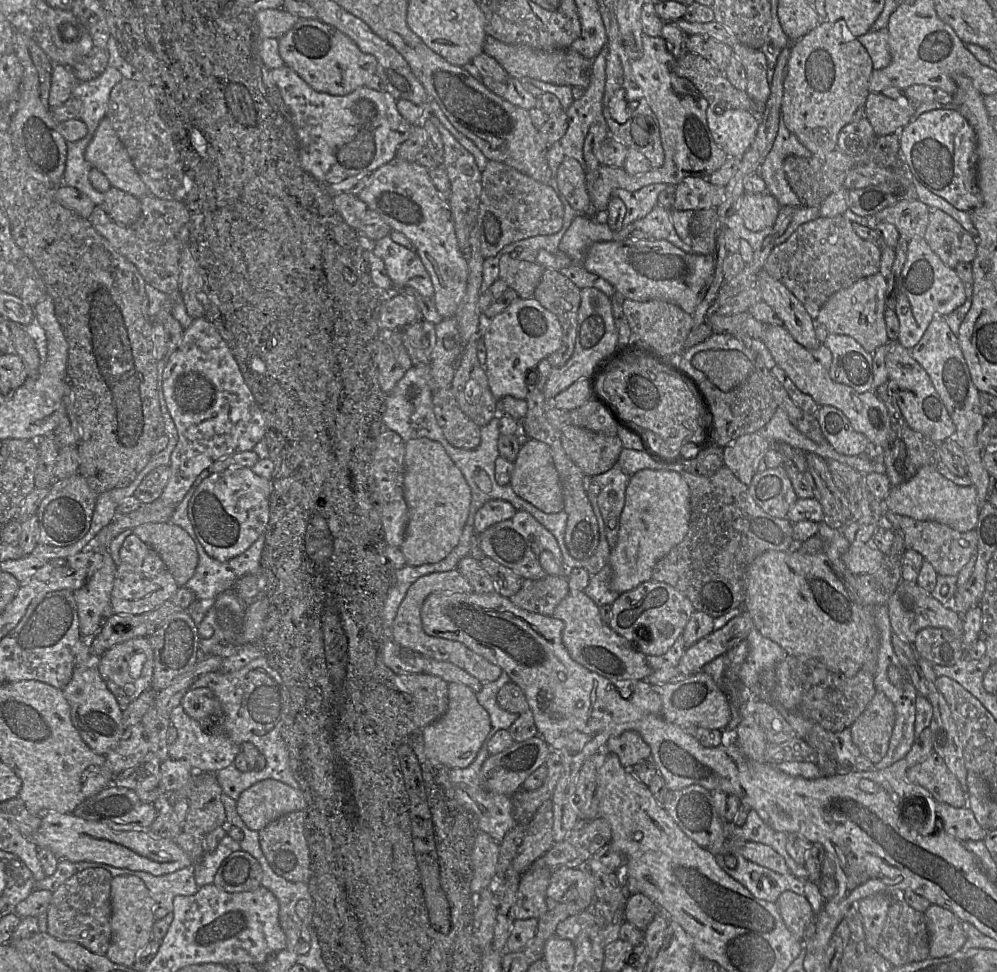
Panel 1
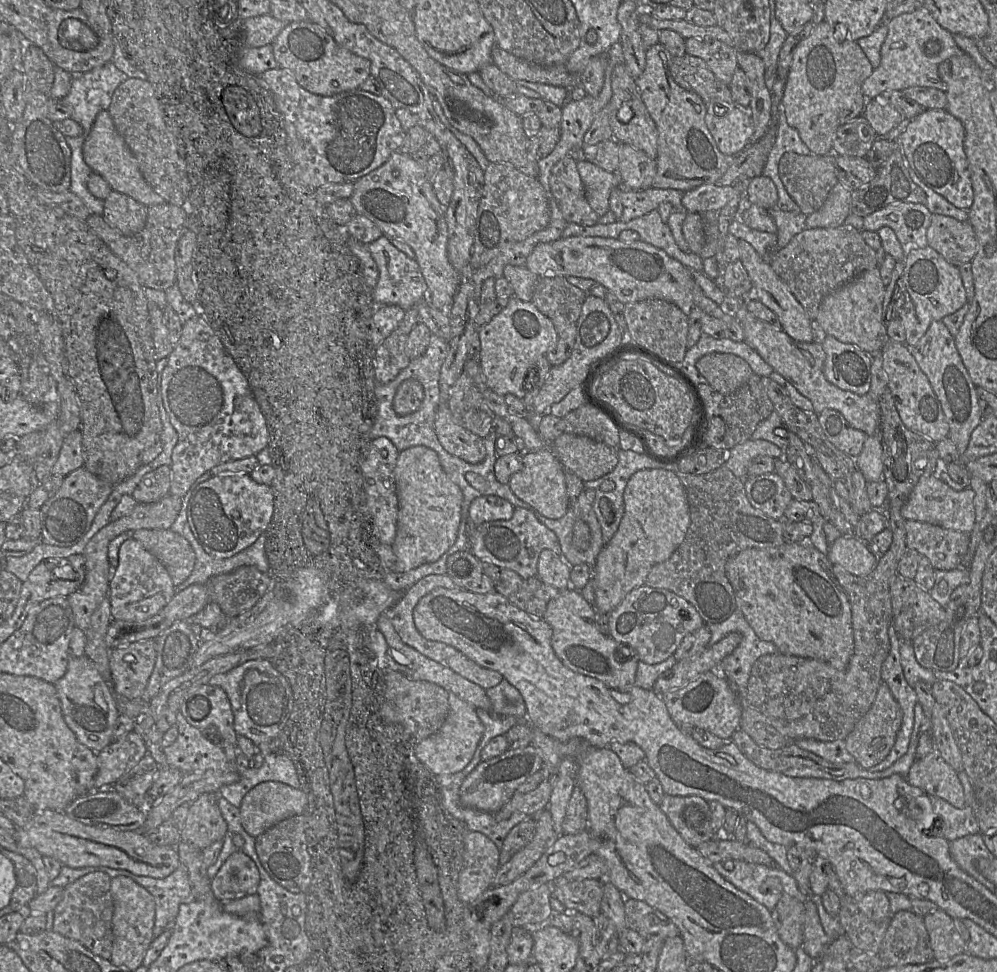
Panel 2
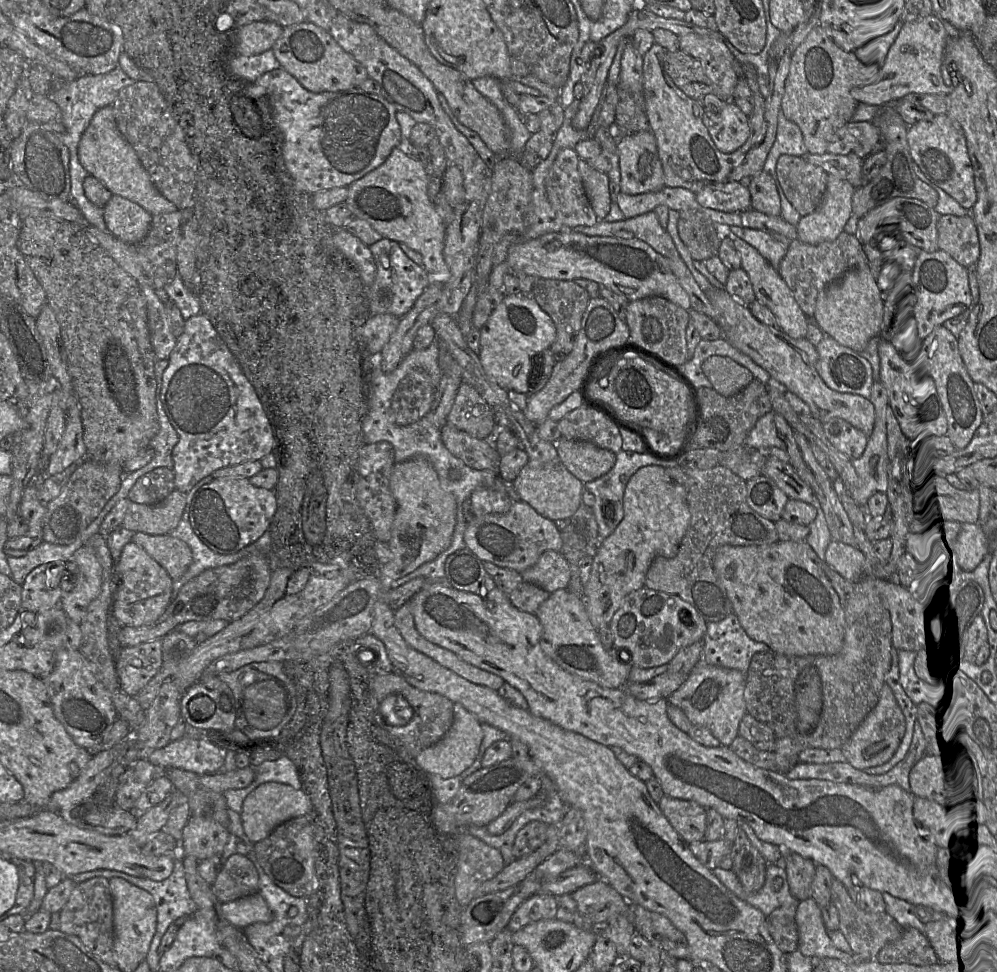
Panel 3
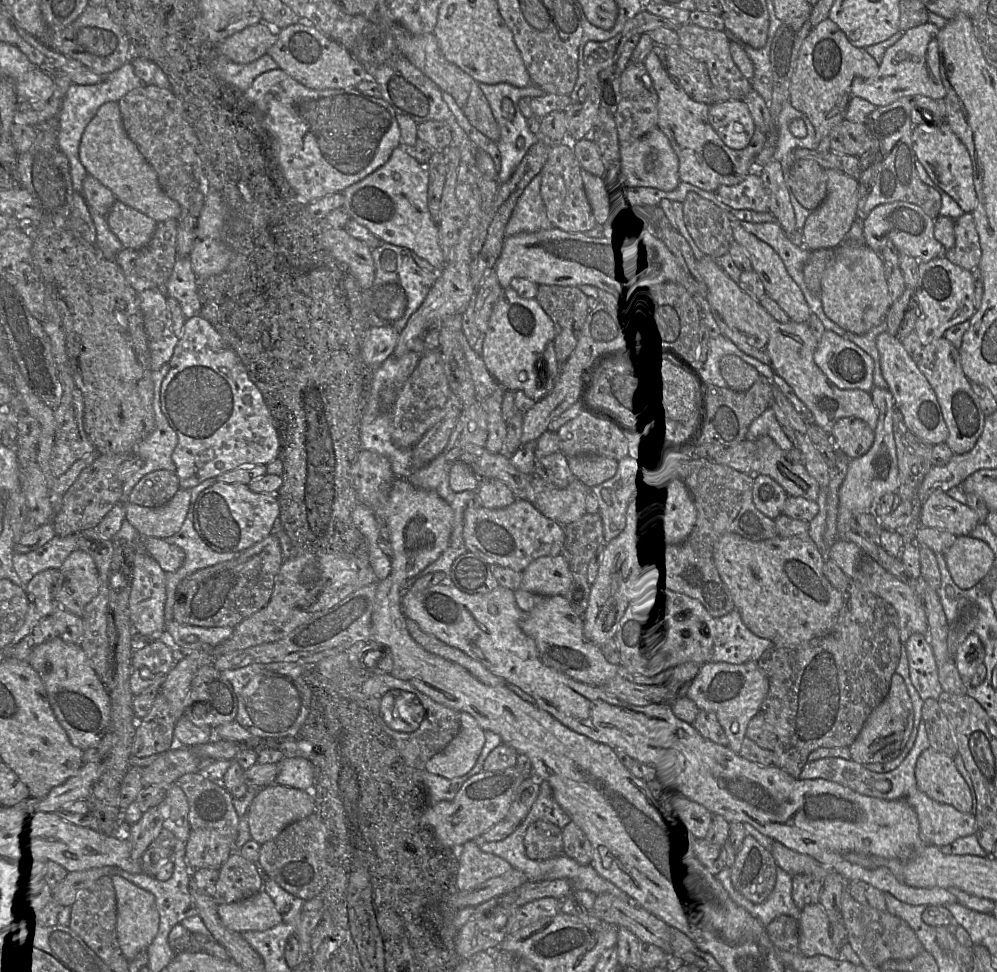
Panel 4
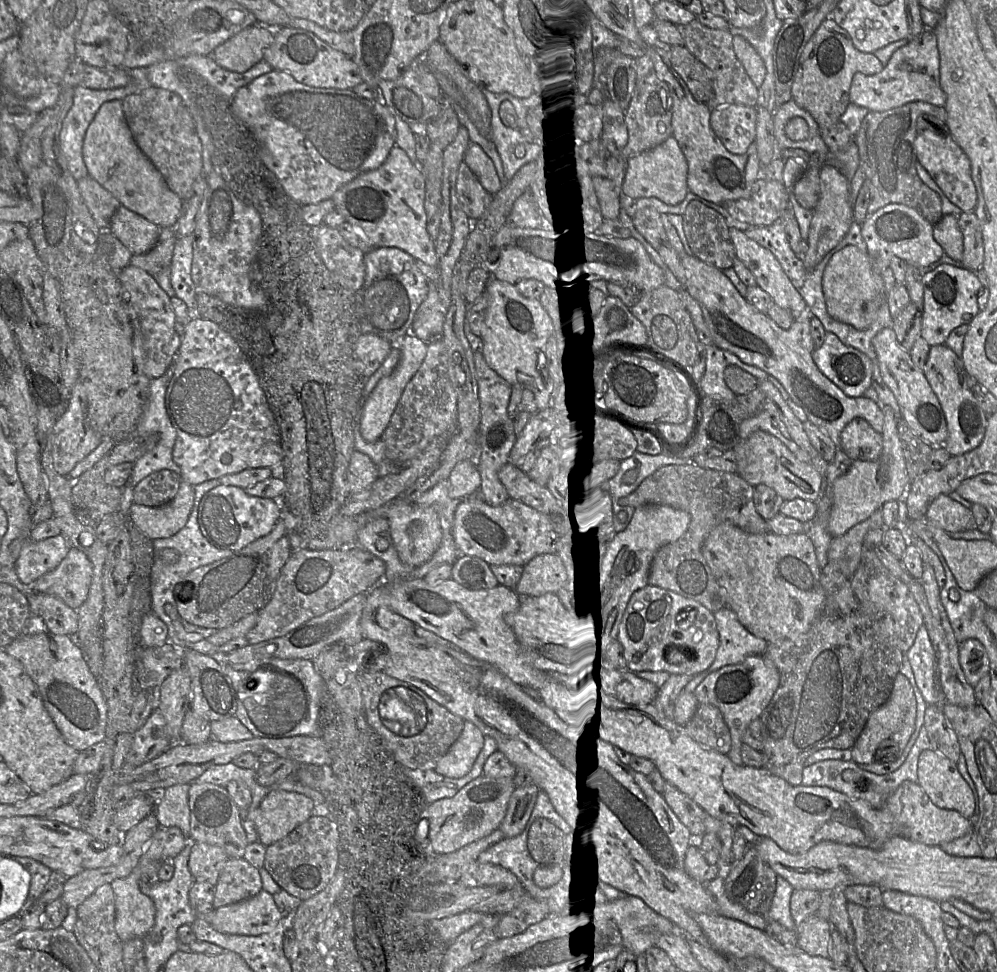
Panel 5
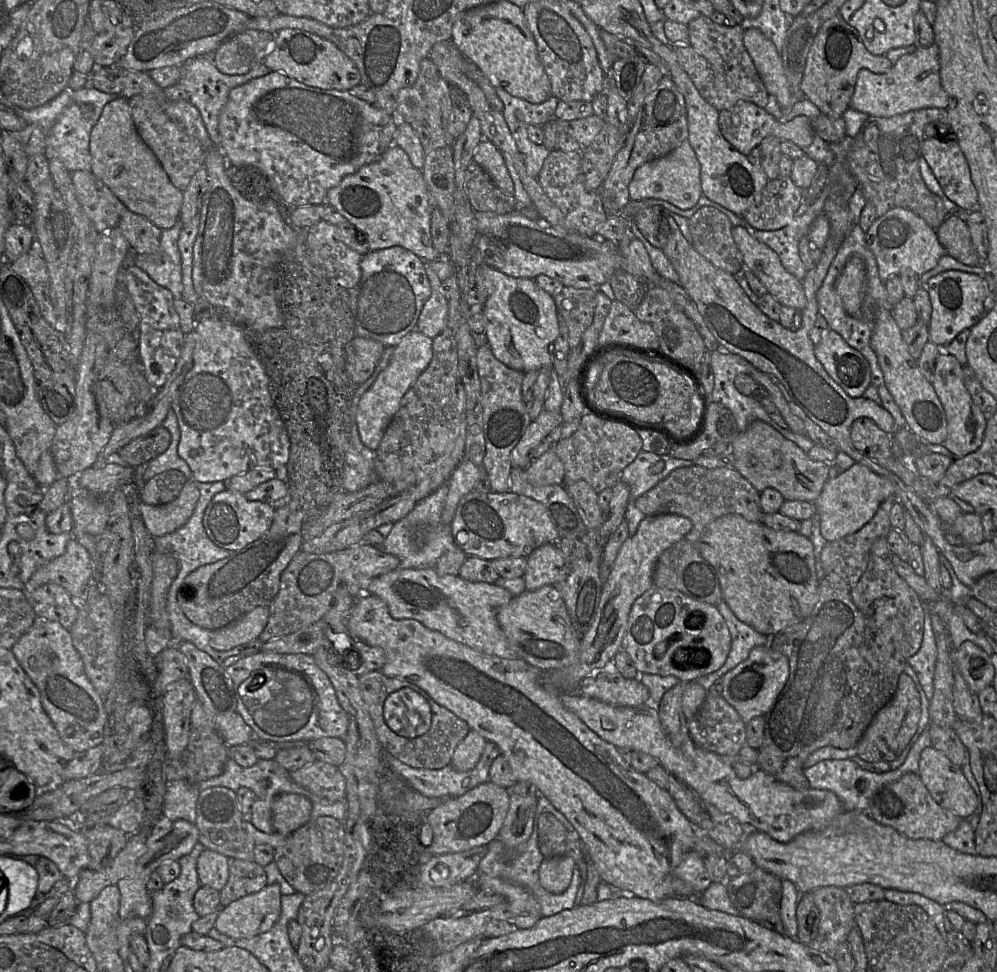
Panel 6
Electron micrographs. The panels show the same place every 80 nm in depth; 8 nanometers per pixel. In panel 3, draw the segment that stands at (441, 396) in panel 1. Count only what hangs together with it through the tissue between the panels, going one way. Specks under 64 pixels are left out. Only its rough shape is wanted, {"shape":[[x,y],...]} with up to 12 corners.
{"shape":[[448,422],[444,446],[475,470],[496,471],[495,444],[472,437]]}

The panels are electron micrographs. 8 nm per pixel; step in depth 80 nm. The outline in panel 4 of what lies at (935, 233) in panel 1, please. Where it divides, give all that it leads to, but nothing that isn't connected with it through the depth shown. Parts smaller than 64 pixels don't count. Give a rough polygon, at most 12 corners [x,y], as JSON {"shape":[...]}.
{"shape":[[972,213],[954,219],[944,256],[972,271],[981,259]]}

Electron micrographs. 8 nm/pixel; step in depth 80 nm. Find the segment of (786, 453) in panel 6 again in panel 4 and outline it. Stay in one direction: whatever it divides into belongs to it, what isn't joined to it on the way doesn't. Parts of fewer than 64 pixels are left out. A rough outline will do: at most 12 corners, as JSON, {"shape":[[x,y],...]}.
{"shape":[[769,436],[756,441],[754,476],[788,497],[816,501],[817,481]]}

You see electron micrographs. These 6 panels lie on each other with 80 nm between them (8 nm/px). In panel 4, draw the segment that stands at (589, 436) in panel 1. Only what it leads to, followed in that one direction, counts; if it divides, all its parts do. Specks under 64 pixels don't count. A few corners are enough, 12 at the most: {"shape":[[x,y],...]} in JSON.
{"shape":[[604,456],[568,457],[577,479],[592,488],[616,474]]}

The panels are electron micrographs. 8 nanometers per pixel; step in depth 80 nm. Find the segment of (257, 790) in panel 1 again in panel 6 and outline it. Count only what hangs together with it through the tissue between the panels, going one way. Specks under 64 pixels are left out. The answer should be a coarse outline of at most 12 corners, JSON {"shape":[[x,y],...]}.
{"shape":[[280,793],[272,802],[273,833],[289,835],[311,818],[312,802]]}

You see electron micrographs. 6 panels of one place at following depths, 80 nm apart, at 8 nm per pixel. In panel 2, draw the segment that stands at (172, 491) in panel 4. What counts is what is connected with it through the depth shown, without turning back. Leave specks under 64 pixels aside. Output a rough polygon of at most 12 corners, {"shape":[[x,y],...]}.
{"shape":[[170,466],[145,474],[132,497],[153,503],[169,494]]}

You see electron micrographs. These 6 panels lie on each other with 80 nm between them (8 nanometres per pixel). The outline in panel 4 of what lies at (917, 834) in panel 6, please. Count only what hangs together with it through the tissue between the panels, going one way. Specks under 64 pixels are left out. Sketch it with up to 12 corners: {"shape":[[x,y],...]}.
{"shape":[[919,789],[905,799],[926,844],[942,847],[976,834],[973,813]]}

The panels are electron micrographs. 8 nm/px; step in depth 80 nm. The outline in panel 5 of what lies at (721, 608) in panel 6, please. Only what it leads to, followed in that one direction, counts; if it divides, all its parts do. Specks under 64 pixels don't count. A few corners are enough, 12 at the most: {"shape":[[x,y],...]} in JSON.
{"shape":[[730,608],[713,614],[715,660],[684,688],[694,692],[711,672],[762,655],[767,641],[748,632]]}

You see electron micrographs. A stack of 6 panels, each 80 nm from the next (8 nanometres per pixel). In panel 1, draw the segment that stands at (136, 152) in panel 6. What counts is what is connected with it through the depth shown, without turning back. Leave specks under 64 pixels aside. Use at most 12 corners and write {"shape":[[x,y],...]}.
{"shape":[[107,116],[86,148],[92,168],[137,199],[150,194]]}

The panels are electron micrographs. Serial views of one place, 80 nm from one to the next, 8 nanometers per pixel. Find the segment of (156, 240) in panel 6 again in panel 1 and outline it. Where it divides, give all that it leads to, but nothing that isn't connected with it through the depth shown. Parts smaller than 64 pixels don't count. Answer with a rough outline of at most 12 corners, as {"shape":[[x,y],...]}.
{"shape":[[115,187],[102,206],[122,226],[141,216],[140,200]]}

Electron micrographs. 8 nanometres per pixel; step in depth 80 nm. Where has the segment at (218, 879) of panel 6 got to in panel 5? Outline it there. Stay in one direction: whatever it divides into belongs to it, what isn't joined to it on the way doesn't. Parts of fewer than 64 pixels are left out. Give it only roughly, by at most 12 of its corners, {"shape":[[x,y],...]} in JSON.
{"shape":[[195,842],[189,870],[217,884],[228,859],[223,848]]}

